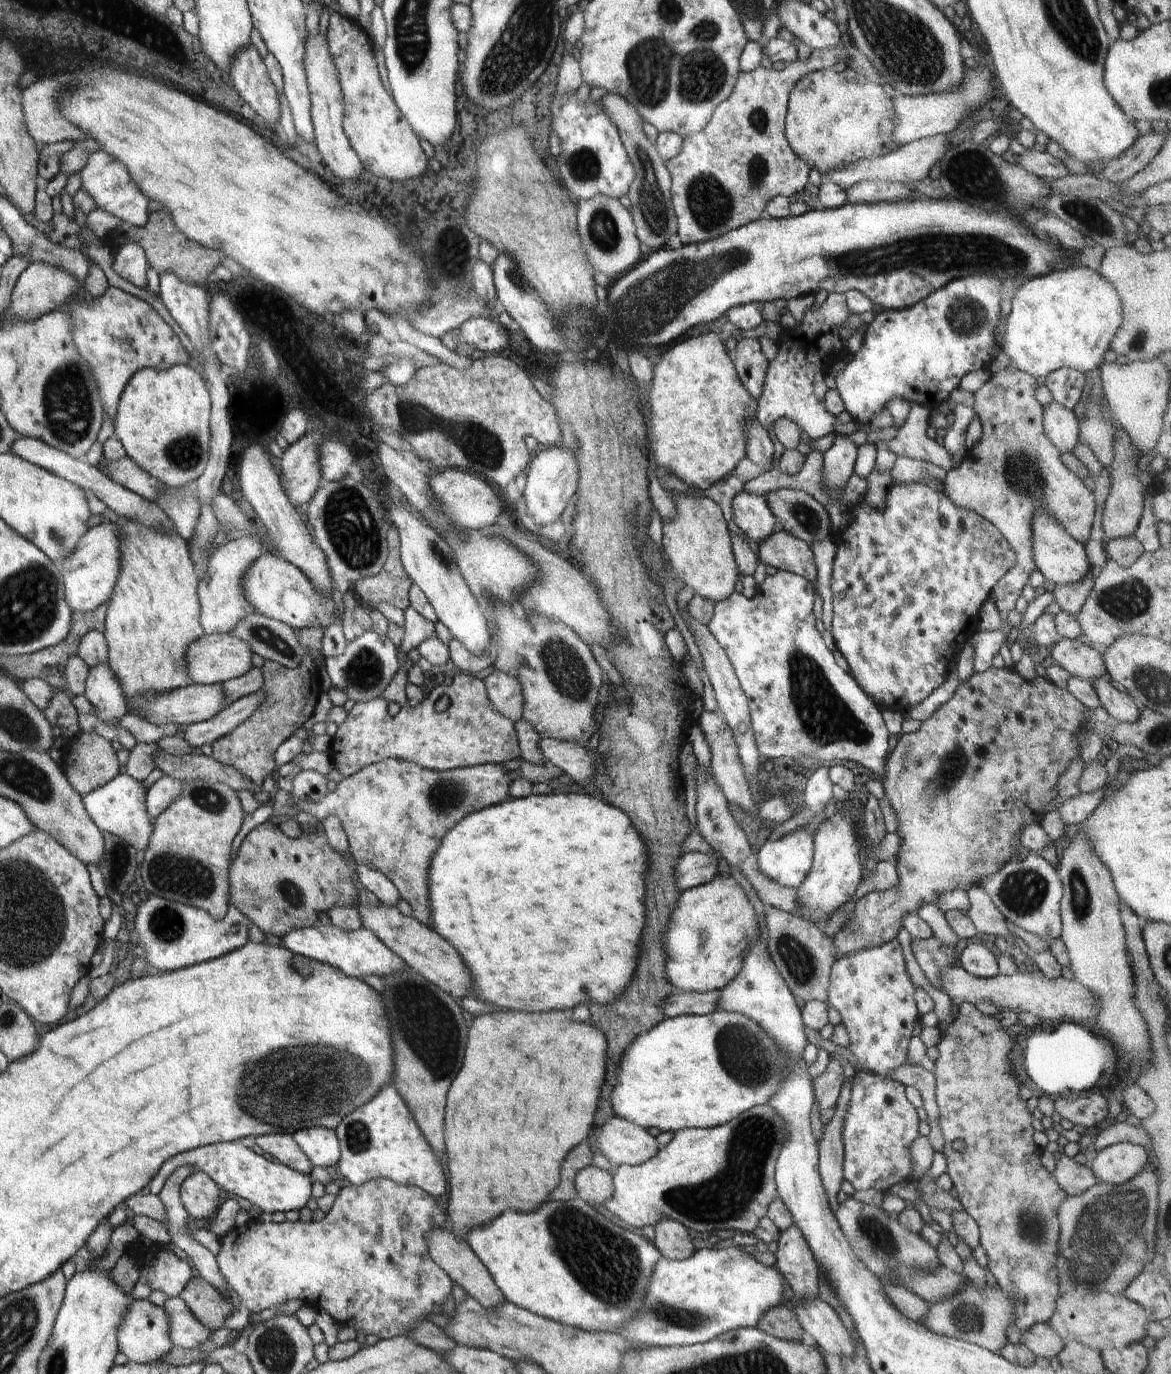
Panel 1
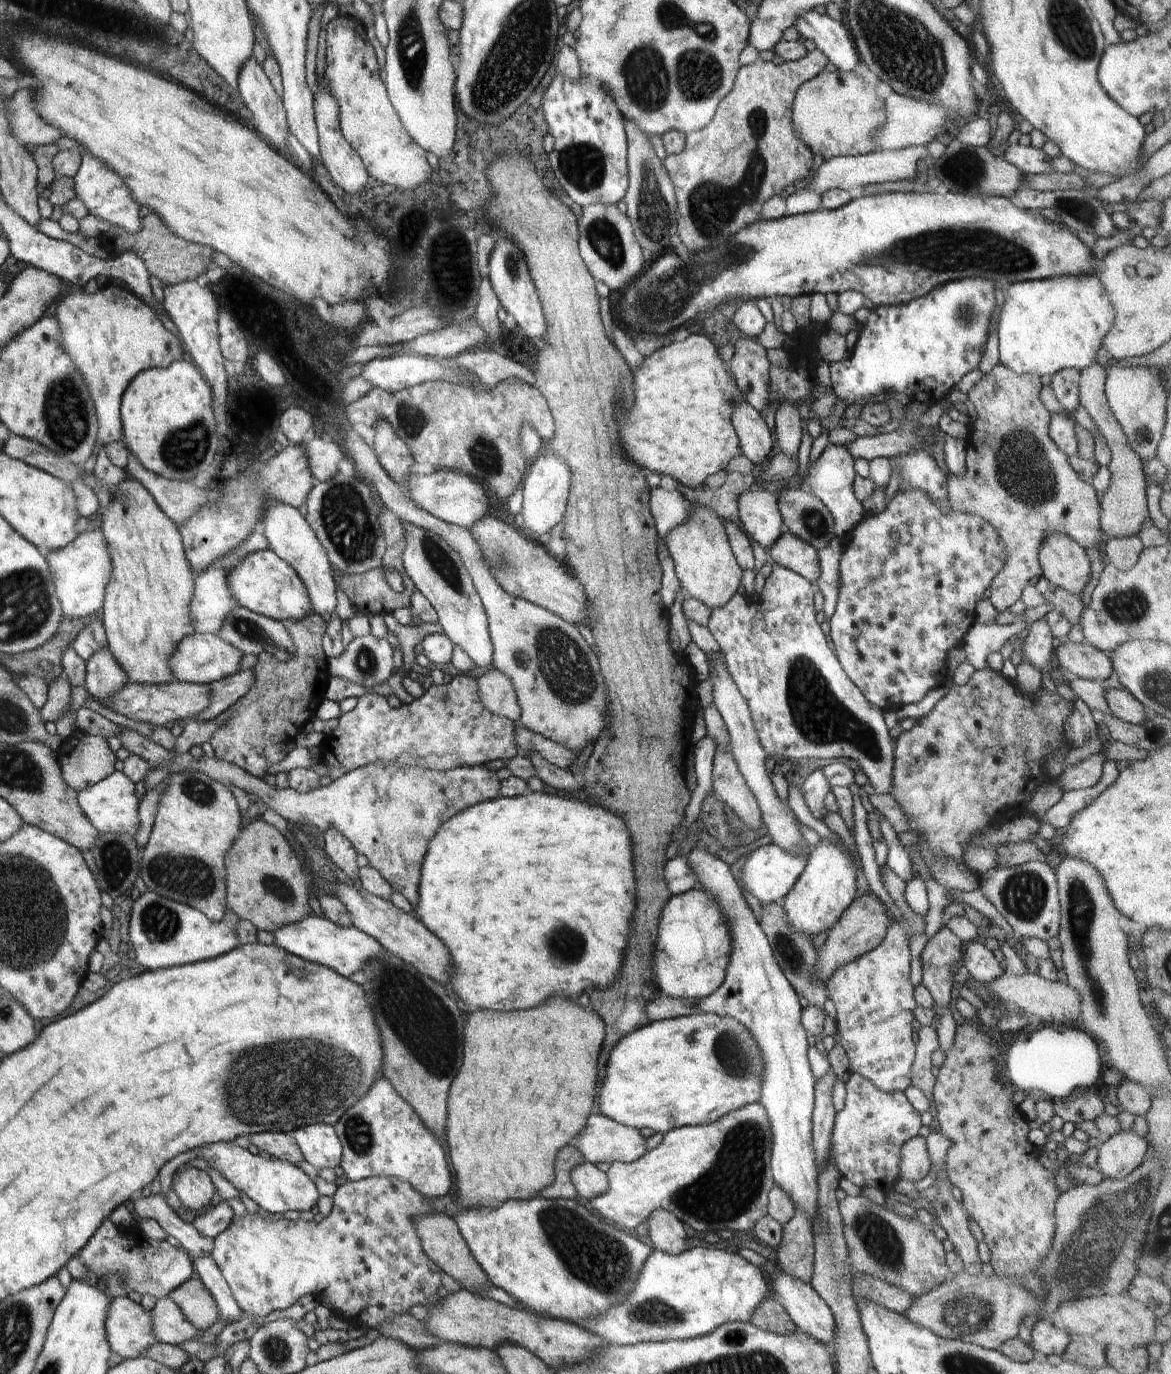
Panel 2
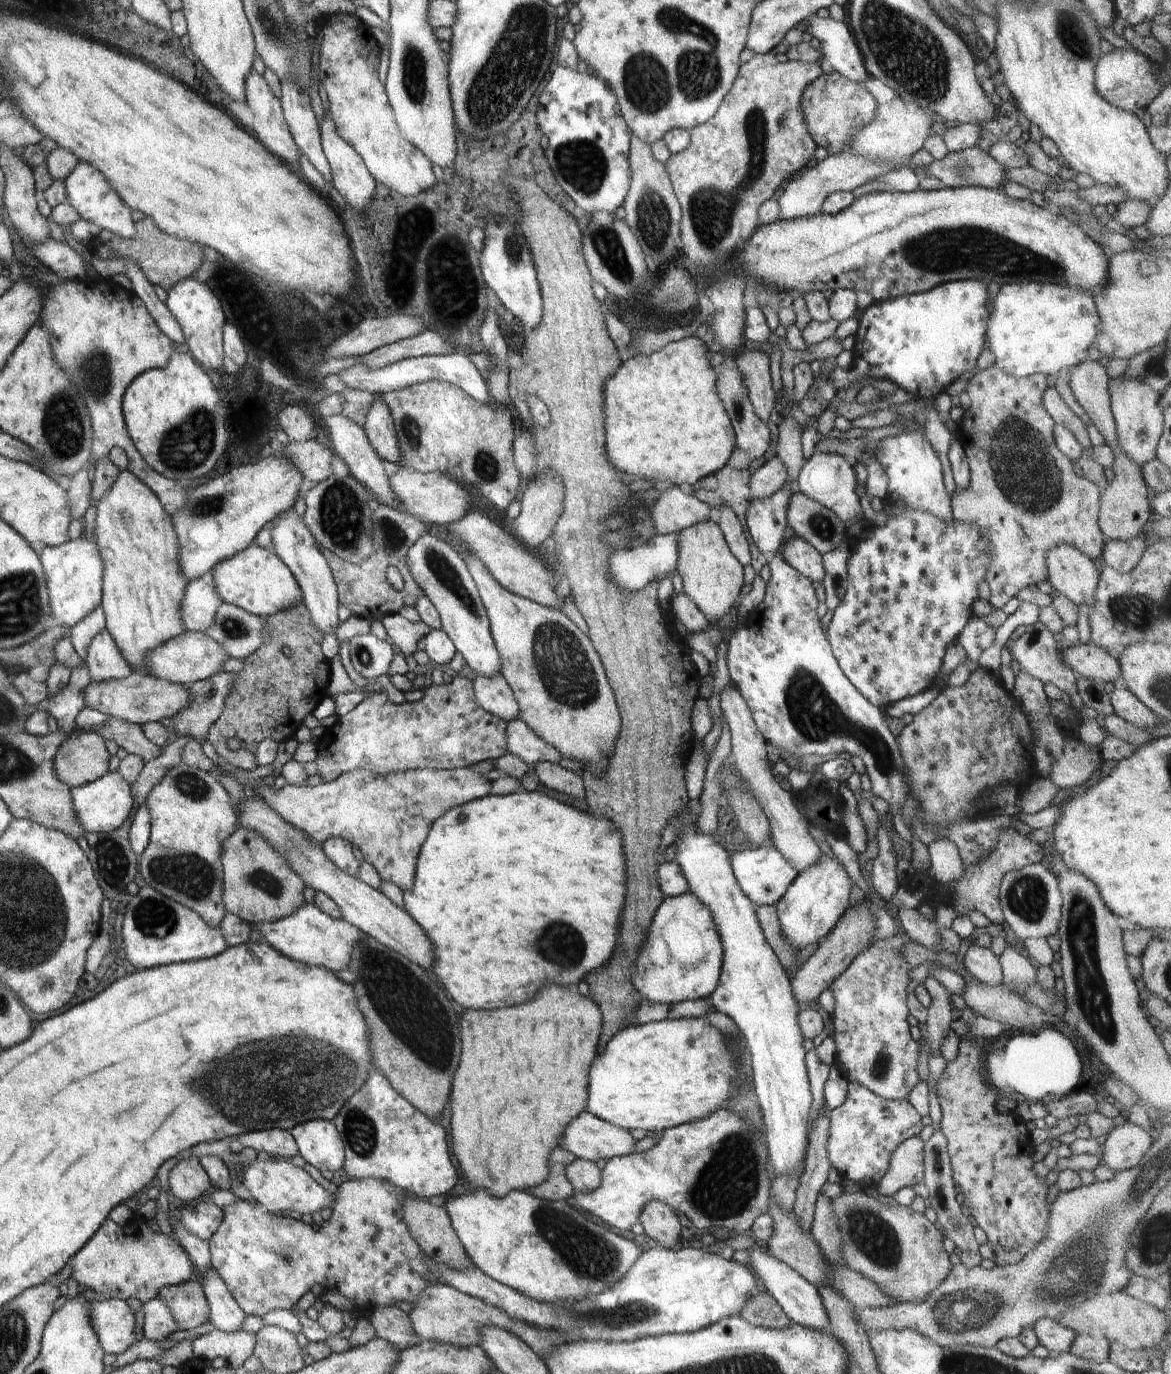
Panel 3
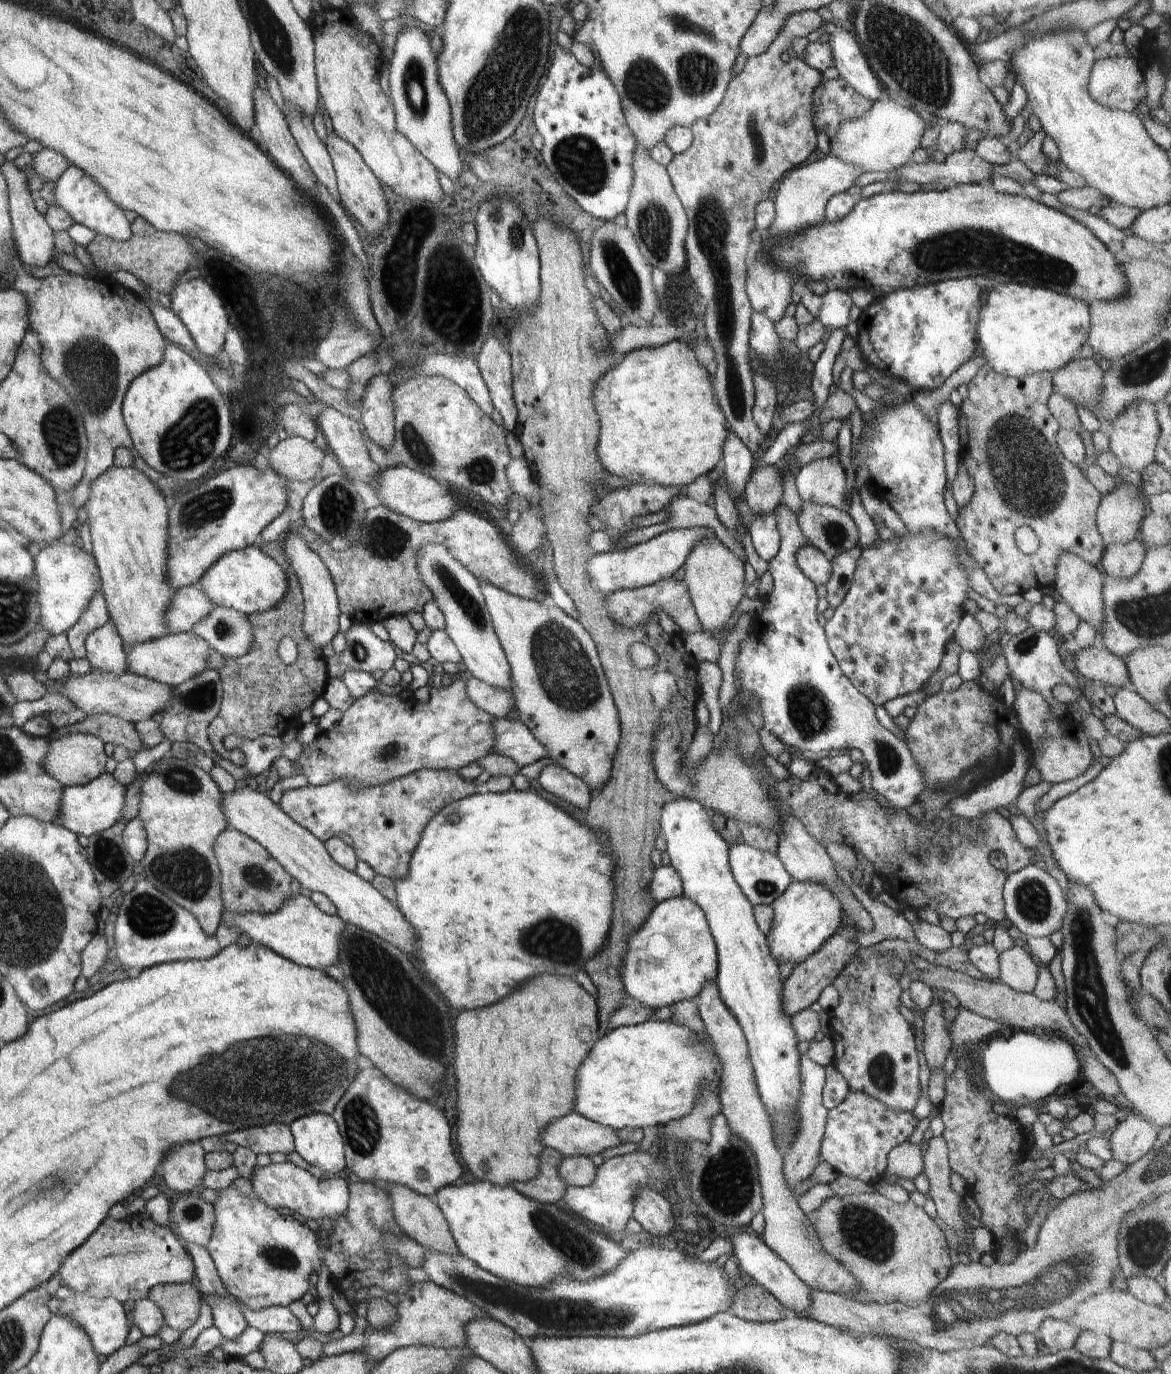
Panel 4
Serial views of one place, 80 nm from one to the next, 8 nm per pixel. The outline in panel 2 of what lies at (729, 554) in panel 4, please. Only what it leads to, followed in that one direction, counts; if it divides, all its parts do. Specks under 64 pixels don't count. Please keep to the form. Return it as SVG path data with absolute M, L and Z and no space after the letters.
M695 504L691 515L665 536L665 546L673 560L676 576L690 597L700 599L712 612L723 607L738 590L742 568L736 562L723 519L712 507Z

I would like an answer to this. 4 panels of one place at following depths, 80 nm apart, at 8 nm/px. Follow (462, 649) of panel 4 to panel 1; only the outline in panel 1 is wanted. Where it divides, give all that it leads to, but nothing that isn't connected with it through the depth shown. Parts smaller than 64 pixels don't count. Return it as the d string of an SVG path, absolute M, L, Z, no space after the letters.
M402 503L390 505L389 517L398 529L401 563L411 581L422 590L434 607L438 621L476 656L489 654L490 632L488 619L475 595L462 578L453 552L447 542L430 526L420 522Z

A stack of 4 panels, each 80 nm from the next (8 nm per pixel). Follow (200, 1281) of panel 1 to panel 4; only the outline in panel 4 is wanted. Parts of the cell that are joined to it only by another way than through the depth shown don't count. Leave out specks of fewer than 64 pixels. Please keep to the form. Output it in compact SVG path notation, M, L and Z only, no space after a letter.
M182 1283L173 1285L156 1285L149 1290L148 1299L153 1300L164 1315L166 1324L172 1328L184 1332L190 1326L196 1324L200 1304L204 1301L198 1286L195 1283Z

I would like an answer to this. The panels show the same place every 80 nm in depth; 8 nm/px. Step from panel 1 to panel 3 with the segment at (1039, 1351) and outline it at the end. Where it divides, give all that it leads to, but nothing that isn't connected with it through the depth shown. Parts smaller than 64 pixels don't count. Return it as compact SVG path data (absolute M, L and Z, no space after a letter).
M1041 1318L1034 1323L1034 1334L1038 1345L1052 1352L1068 1353L1073 1340L1078 1336L1068 1327L1062 1326L1051 1318Z

